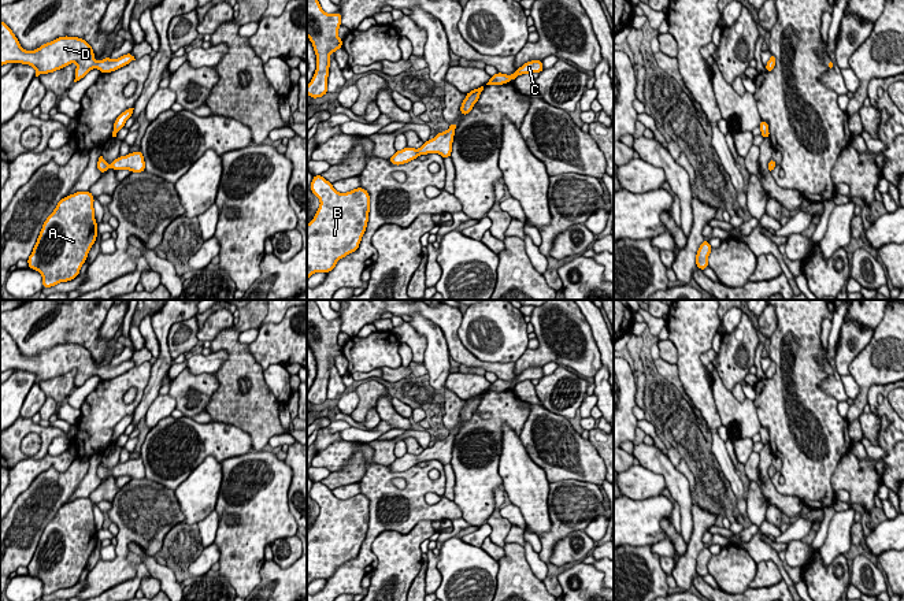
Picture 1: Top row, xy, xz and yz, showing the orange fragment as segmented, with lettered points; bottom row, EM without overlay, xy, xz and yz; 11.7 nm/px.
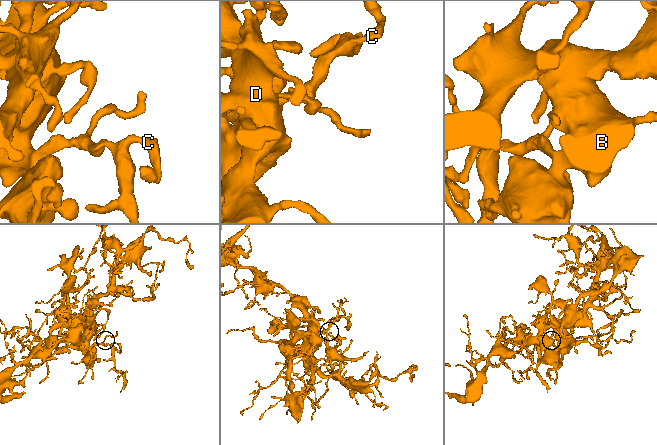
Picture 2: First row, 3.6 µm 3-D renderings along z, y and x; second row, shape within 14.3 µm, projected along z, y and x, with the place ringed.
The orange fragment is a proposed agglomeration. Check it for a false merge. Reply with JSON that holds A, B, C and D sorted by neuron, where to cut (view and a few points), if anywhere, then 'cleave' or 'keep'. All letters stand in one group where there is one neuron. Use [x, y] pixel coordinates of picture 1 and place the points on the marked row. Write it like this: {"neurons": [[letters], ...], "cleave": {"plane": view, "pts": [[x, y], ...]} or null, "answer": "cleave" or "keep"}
{"neurons": [["A", "B", "C", "D"]], "cleave": null, "answer": "keep"}

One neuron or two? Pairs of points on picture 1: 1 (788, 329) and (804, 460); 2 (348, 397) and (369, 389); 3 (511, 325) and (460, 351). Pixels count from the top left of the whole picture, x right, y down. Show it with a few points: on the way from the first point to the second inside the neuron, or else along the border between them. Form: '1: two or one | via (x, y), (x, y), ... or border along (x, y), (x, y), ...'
1: one | via (778, 362), (782, 405), (788, 427)
2: two | border along (355, 390), (358, 405), (349, 414)
3: two | border along (462, 316), (460, 342), (481, 360), (495, 363)

